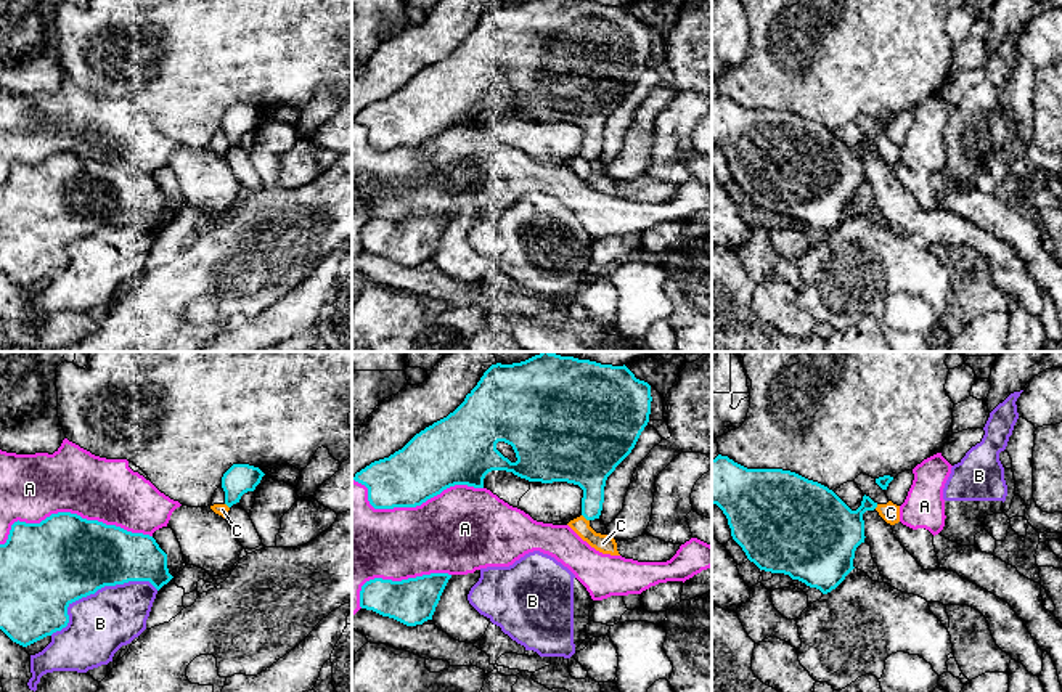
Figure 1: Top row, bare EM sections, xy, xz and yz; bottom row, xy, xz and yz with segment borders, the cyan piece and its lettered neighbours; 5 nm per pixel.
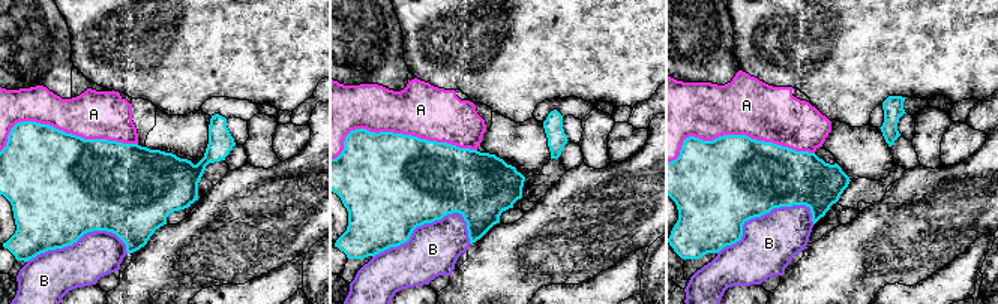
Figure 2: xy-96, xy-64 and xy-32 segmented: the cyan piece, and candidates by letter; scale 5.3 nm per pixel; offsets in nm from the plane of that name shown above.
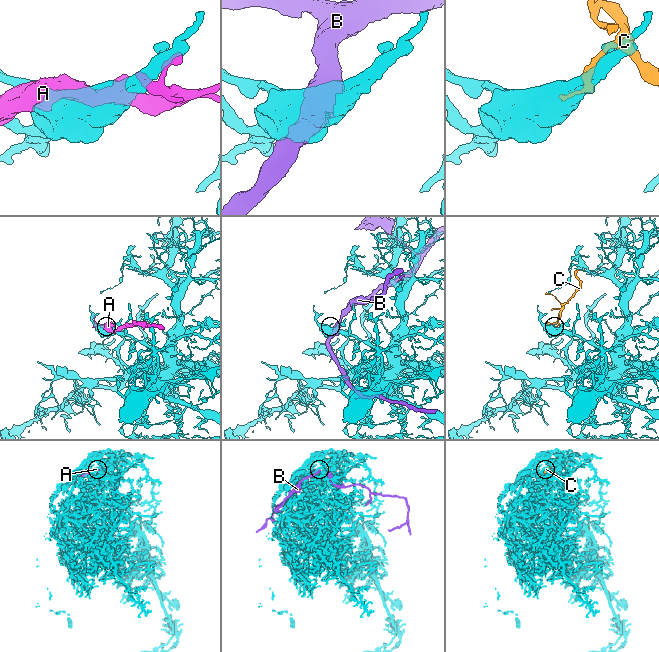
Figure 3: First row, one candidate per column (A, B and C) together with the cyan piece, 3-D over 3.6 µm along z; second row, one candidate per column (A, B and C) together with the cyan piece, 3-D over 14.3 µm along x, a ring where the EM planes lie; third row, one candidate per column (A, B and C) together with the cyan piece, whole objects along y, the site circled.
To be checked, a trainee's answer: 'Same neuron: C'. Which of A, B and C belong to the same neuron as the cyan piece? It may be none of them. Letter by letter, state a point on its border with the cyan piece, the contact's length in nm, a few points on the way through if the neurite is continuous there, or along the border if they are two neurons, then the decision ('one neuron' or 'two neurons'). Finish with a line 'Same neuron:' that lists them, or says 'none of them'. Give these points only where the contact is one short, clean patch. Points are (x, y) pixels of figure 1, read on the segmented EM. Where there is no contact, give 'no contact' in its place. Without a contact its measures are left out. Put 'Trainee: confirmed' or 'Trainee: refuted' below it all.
A: contact xy (71, 514); length 750 nm; two neurons
B: contact xy (95, 591); length 600 nm; two neurons
C: contact xz (585, 517); length 50 nm; border xz (582, 514), (588, 521); two neurons
Same neuron: none of them
Trainee: refuted

